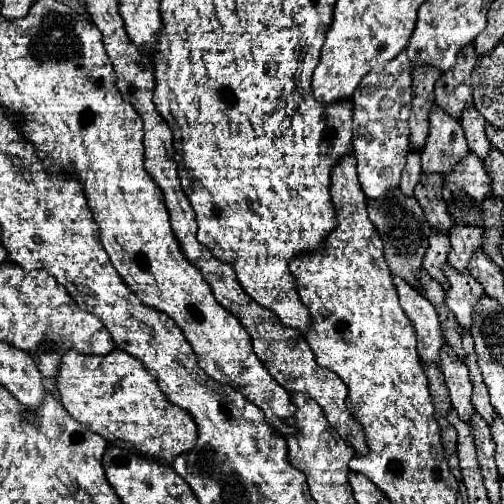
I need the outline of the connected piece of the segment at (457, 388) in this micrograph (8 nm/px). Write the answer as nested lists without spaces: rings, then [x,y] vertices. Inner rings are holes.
[[[449,345],[441,349],[441,371],[445,375],[445,385],[449,389],[453,409],[467,425],[471,425],[469,421],[473,415],[473,403],[471,403],[473,383],[469,379],[467,367],[461,365],[461,361],[453,353],[453,349],[449,349]]]

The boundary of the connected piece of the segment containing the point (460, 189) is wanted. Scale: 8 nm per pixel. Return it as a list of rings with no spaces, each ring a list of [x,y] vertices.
[[[469,153],[443,181],[443,199],[451,219],[463,225],[483,227],[483,201],[491,195],[491,179],[483,161]]]

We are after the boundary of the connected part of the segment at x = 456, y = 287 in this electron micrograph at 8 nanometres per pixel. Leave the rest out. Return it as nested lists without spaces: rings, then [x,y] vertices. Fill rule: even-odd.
[[[445,265],[445,273],[449,279],[449,291],[445,297],[447,307],[455,313],[459,325],[463,329],[471,329],[473,323],[473,307],[485,295],[483,285],[477,283],[469,273],[457,273],[451,265]]]

